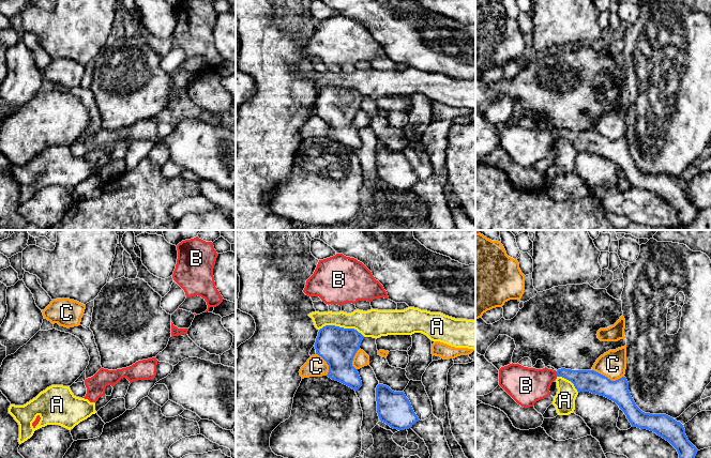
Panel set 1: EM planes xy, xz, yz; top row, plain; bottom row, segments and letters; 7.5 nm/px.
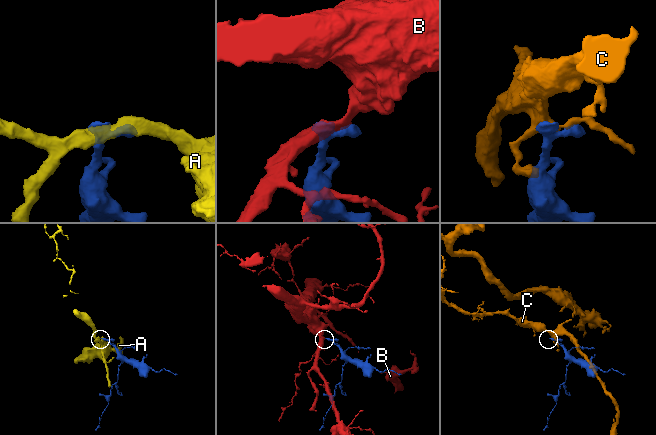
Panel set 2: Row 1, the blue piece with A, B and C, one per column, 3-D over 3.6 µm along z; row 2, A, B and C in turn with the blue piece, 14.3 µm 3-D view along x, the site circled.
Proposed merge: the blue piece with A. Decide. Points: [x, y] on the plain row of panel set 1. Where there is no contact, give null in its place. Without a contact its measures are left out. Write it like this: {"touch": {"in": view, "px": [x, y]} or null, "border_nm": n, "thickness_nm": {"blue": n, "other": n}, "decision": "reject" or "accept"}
{"touch": {"in": "xz", "px": [342, 88]}, "border_nm": 340, "thickness_nm": {"blue": 280, "other": 220}, "decision": "reject"}

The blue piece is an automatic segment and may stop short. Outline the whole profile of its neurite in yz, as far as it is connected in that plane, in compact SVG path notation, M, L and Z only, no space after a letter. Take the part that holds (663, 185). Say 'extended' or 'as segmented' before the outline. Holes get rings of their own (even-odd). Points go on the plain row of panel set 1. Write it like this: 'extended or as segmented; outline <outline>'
extended; outline M510 124L499 129L499 146L521 167L533 167L541 159L550 156L549 148L558 138L571 141L578 153L590 152L604 156L624 172L632 187L655 193L668 201L678 212L681 227L691 225L698 210L689 201L680 182L666 174L642 172L633 161L625 137L611 141L594 131L556 131L528 128Z

